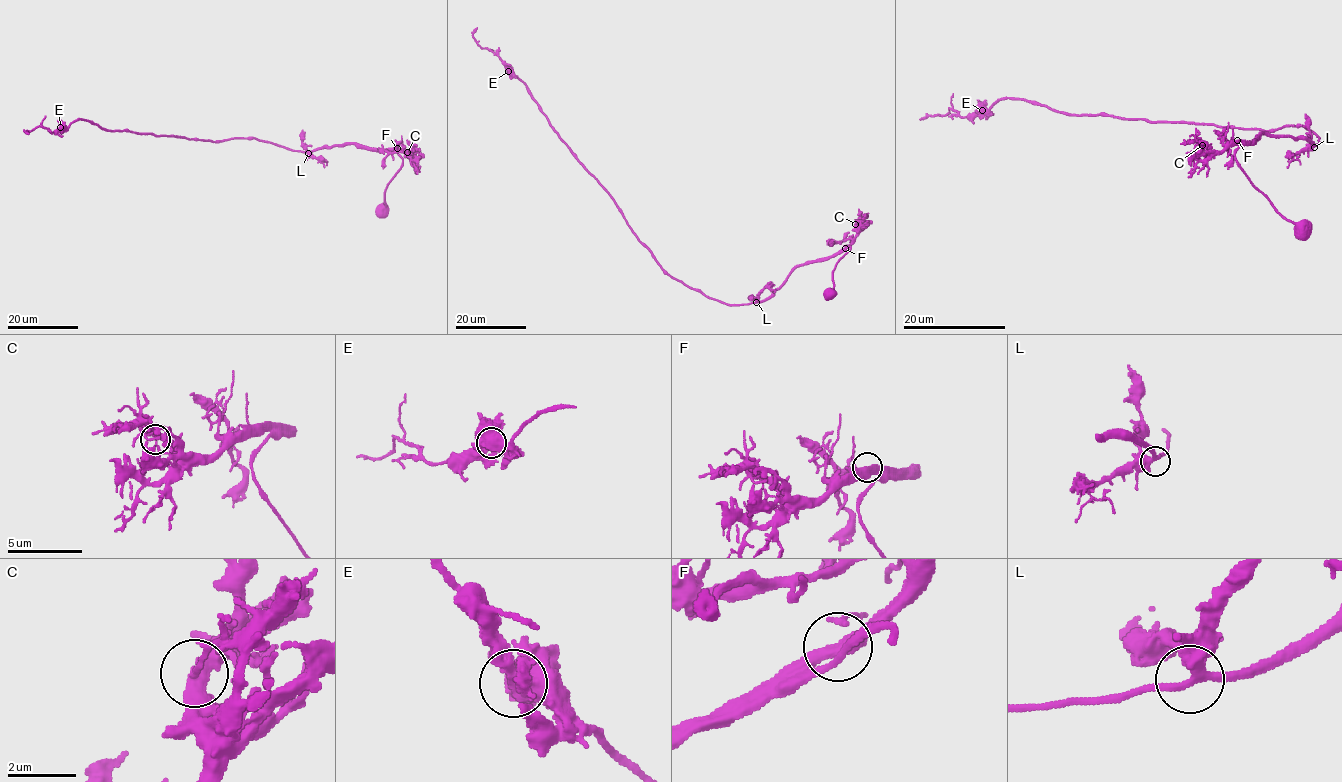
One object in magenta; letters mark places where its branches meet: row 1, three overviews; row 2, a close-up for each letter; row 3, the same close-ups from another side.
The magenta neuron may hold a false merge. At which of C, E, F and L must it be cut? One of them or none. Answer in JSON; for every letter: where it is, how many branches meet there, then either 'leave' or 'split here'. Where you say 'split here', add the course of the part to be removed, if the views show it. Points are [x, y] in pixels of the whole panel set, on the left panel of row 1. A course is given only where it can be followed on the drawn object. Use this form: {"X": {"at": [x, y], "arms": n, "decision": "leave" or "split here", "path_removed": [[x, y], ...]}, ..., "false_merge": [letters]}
{"C": {"at": [407, 152], "arms": 4, "decision": "leave"}, "E": {"at": [60, 127], "arms": 1, "decision": "split here", "path_removed": [[60, 127], [52, 132], [41, 126], [25, 131], [29, 133]]}, "F": {"at": [397, 148], "arms": 3, "decision": "leave"}, "L": {"at": [308, 153], "arms": 3, "decision": "leave"}, "false_merge": ["E"]}

